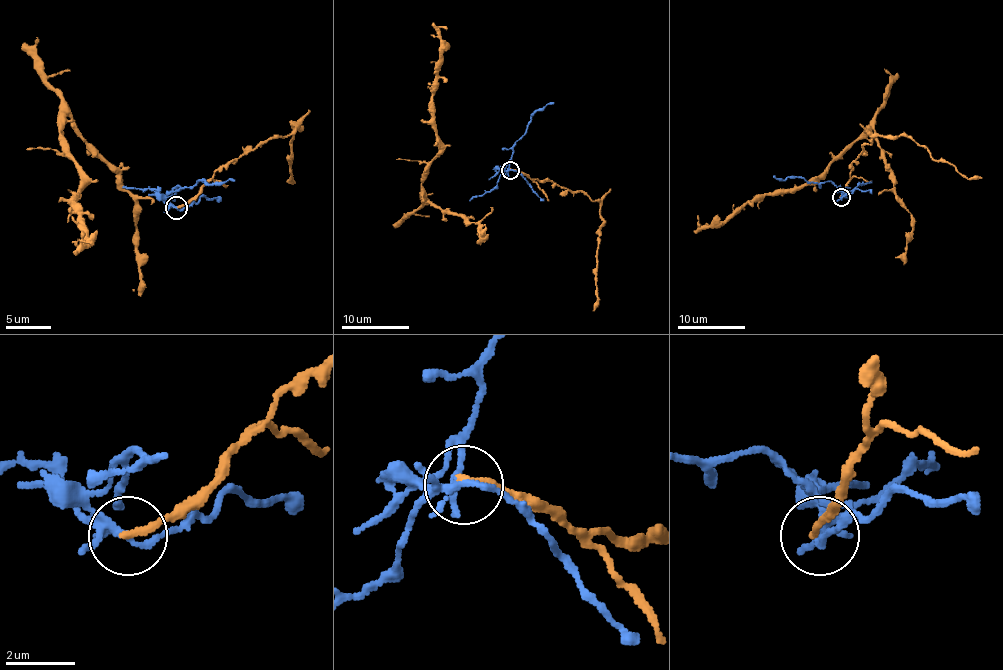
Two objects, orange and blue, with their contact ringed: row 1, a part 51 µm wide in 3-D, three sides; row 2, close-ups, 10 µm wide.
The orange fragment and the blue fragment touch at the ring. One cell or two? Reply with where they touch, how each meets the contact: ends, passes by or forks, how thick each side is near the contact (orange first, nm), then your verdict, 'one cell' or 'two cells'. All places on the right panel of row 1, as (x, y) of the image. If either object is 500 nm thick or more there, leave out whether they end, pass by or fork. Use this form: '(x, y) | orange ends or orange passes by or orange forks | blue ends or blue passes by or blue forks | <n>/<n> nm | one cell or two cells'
(841, 197) | orange ends | blue forks | 200/170 nm | two cells

